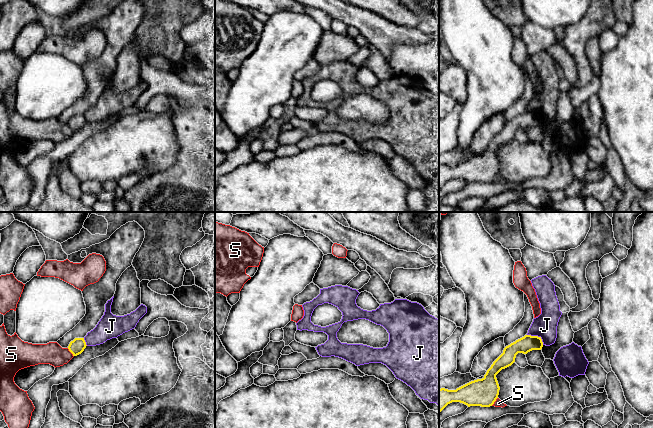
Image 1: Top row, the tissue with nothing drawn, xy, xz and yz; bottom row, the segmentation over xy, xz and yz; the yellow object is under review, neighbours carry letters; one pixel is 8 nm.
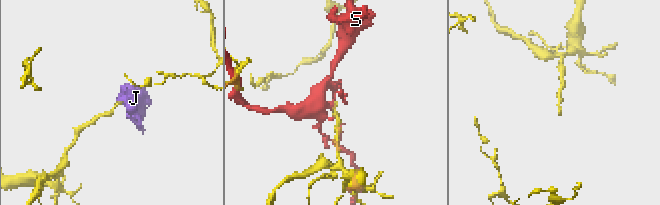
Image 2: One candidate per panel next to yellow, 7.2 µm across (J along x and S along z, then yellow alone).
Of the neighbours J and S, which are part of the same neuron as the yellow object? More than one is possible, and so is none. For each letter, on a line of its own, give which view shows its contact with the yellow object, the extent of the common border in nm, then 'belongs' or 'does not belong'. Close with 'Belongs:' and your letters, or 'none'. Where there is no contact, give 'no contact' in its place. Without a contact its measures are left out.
J: meets yellow in yz; contact 160 nm long; does not belong
S: meets yellow in xy; contact 90 nm long; does not belong
Belongs: none

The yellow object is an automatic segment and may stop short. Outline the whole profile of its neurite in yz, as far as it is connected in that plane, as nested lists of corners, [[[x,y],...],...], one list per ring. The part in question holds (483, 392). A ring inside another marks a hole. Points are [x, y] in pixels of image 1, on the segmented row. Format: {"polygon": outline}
{"polygon": [[[525,335],[506,346],[503,353],[493,362],[482,379],[471,381],[456,390],[439,389],[439,413],[450,403],[460,402],[468,407],[490,407],[499,395],[496,375],[515,362],[518,353],[527,354],[532,350],[541,350],[541,337]]]}

